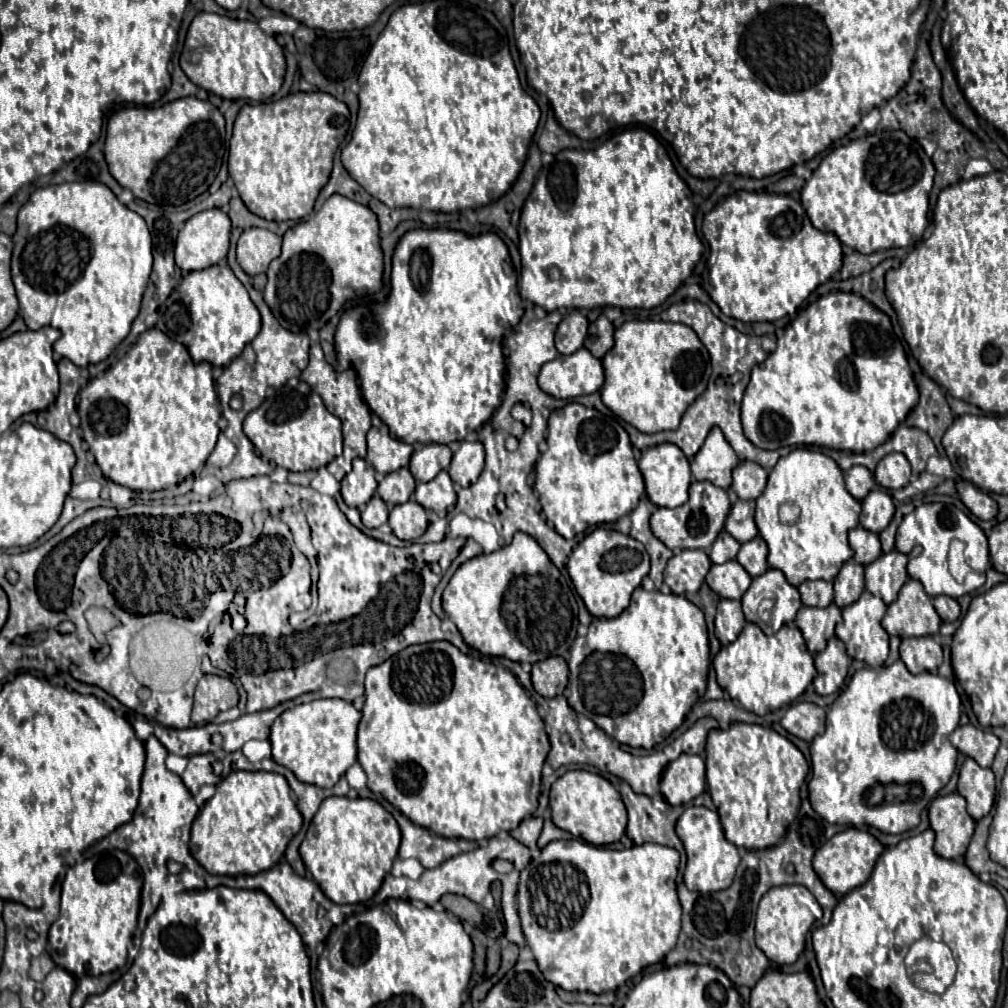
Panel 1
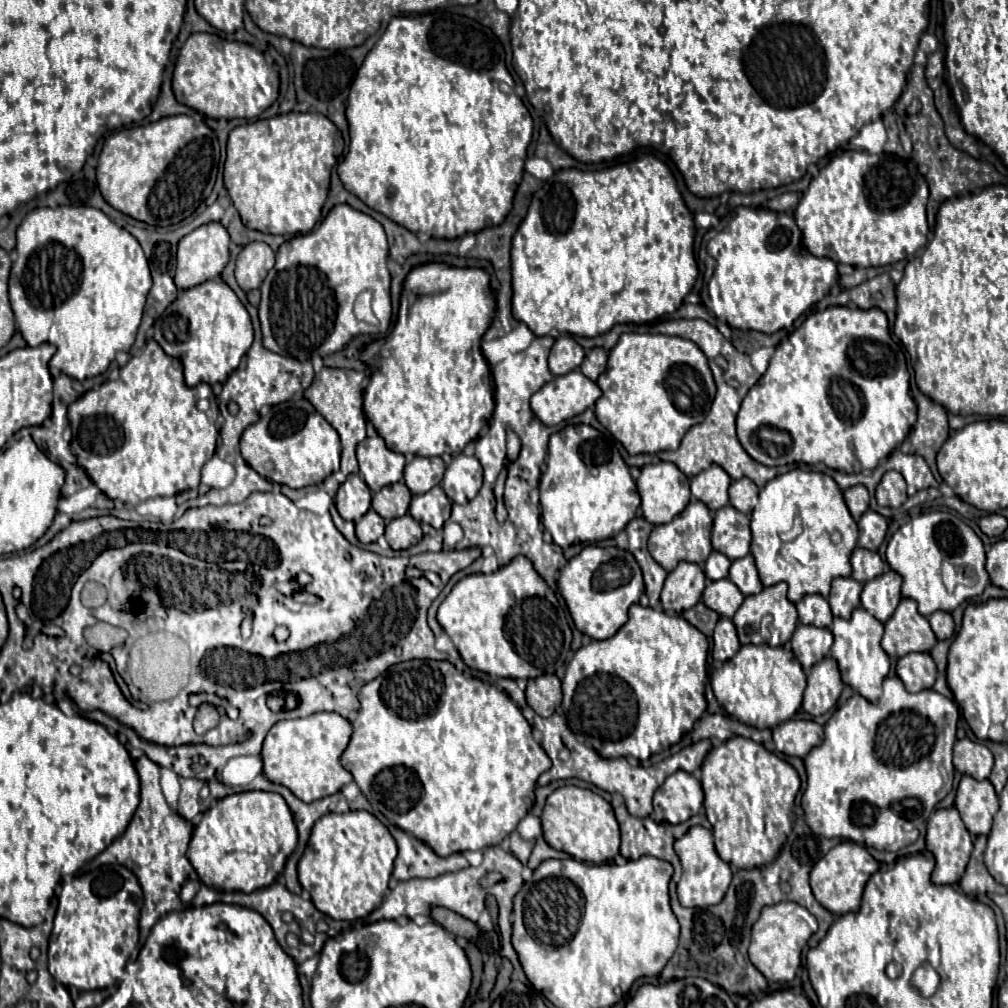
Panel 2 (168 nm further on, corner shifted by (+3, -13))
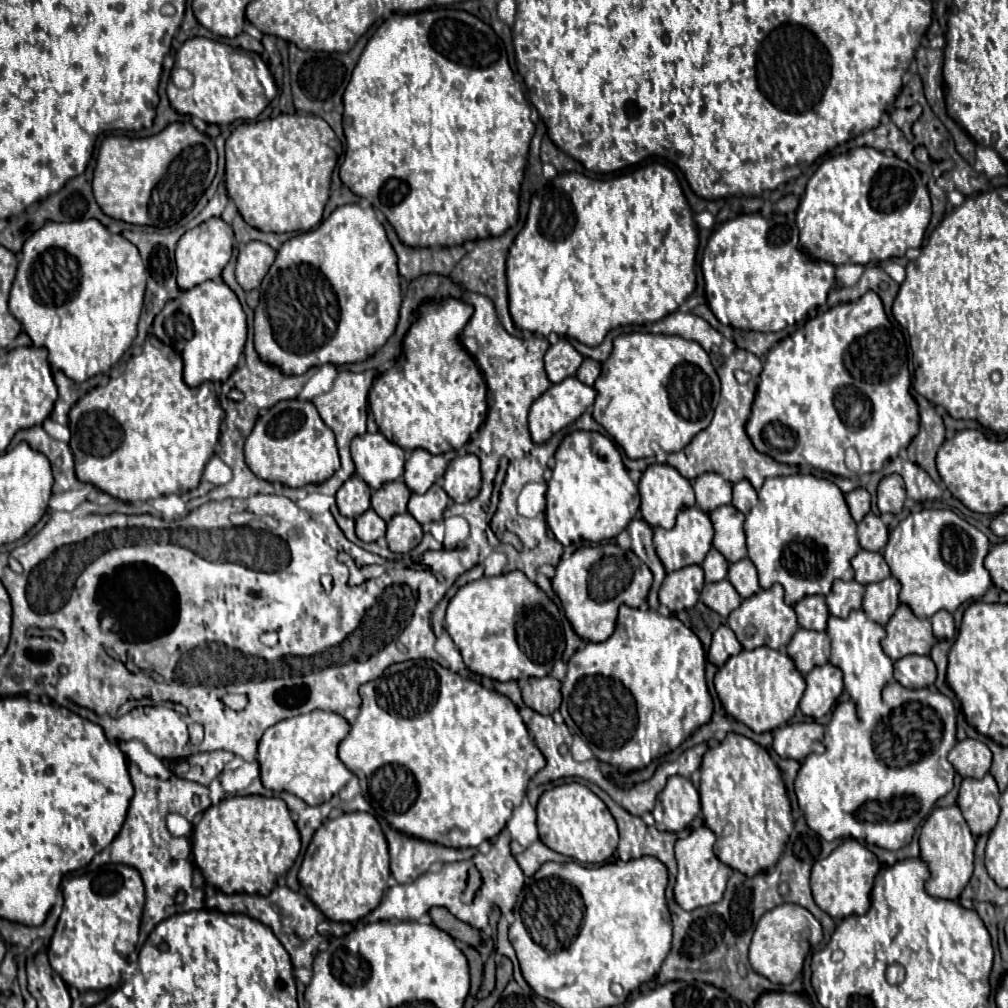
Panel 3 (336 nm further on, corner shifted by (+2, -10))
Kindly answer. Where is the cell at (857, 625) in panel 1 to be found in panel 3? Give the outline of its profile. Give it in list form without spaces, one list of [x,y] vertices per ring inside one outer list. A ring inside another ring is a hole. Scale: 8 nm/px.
[[[856,609],[848,615],[848,619],[842,617],[830,617],[826,633],[832,639],[832,655],[830,661],[842,669],[844,673],[844,689],[850,693],[850,697],[858,703],[860,715],[876,709],[882,703],[880,691],[882,687],[894,679],[893,662],[880,647],[880,641],[886,637],[886,631],[882,625],[870,621],[862,609]]]

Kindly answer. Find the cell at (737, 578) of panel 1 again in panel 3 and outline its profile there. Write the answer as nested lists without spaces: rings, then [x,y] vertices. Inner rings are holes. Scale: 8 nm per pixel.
[[[724,579],[718,583],[708,583],[702,589],[702,601],[722,617],[728,617],[742,603],[742,597],[732,587],[732,583]]]

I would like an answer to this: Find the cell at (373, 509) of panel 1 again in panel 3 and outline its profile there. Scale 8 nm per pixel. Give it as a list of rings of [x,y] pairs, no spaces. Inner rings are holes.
[[[368,509],[366,513],[362,513],[360,517],[356,517],[356,535],[370,543],[376,541],[378,537],[382,537],[386,533],[386,523],[382,521],[382,517],[376,515],[374,509]]]

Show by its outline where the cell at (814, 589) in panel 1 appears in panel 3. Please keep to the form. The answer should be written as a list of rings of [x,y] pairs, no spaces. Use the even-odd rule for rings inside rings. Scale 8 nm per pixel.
[[[810,595],[804,597],[794,605],[794,611],[798,615],[798,623],[804,629],[814,629],[814,631],[826,631],[826,621],[830,617],[826,599],[822,595]]]

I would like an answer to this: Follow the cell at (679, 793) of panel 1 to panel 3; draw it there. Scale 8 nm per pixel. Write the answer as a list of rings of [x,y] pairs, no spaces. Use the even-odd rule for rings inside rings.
[[[682,775],[668,777],[666,787],[656,797],[652,811],[660,831],[682,831],[700,813],[700,795],[690,779]]]

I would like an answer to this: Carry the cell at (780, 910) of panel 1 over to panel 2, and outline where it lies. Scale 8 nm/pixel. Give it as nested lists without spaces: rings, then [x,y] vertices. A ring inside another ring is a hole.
[[[779,902],[767,906],[752,927],[749,960],[767,980],[789,982],[795,978],[797,968],[801,966],[801,950],[813,932],[817,932],[817,920],[803,906],[795,902]]]

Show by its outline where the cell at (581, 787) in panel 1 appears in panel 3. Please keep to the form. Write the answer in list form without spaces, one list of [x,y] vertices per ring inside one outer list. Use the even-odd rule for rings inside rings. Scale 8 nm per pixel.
[[[564,783],[542,793],[536,811],[540,841],[566,857],[572,857],[580,863],[602,863],[618,847],[618,829],[614,817],[606,809],[604,801],[586,785]]]

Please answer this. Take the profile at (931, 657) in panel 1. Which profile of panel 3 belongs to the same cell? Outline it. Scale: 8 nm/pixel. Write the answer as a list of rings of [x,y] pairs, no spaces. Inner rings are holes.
[[[906,655],[894,663],[894,679],[910,689],[930,687],[936,681],[936,665],[926,655]]]

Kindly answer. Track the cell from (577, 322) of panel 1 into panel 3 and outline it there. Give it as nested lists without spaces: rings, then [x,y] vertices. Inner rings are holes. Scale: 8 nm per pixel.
[[[560,339],[556,345],[552,345],[546,351],[546,357],[544,357],[548,379],[552,383],[560,383],[566,377],[576,375],[582,361],[584,361],[584,357],[570,343],[566,339]]]

